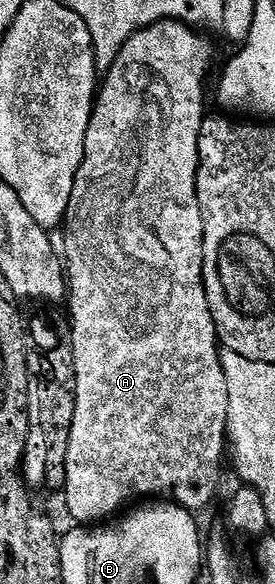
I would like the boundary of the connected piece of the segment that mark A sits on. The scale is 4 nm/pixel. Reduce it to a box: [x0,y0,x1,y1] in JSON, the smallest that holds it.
[62,21,228,523]

